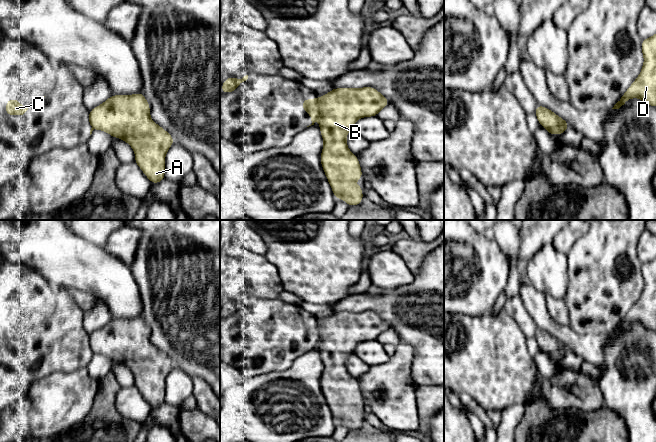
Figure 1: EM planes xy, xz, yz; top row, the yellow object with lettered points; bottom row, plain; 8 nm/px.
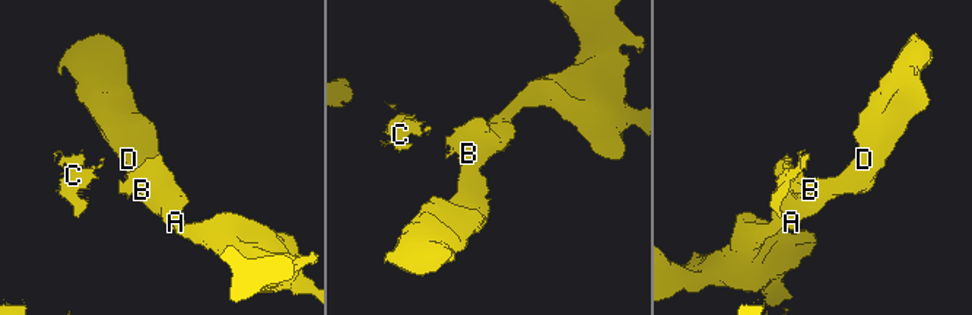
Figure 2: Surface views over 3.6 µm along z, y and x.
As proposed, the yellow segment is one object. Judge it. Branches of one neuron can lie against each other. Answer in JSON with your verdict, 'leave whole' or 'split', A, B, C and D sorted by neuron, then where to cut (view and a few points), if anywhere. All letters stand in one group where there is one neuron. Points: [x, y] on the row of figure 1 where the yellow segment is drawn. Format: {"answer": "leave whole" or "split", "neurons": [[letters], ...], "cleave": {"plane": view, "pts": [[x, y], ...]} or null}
{"answer": "split", "neurons": [["A", "B", "D"], ["C"]], "cleave": {"plane": "yz", "pts": [[568, 126], [560, 124], [546, 129]]}}

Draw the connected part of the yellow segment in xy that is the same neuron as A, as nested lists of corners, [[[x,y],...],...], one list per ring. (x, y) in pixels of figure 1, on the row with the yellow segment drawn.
[[[142,92],[132,95],[111,95],[101,105],[89,111],[89,118],[93,129],[122,139],[132,147],[135,154],[134,162],[152,184],[165,179],[165,156],[175,141],[169,132],[151,119],[150,105]]]

